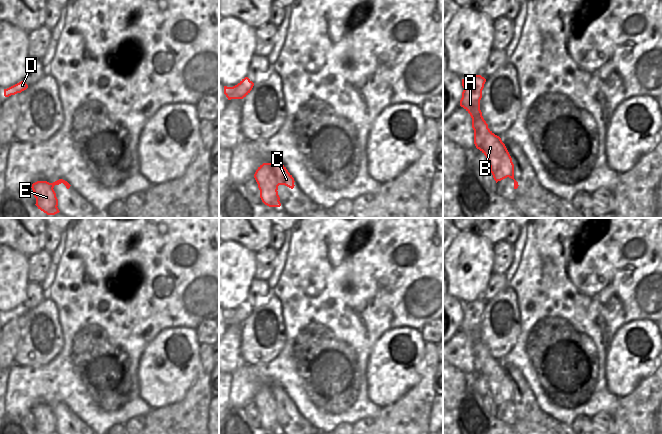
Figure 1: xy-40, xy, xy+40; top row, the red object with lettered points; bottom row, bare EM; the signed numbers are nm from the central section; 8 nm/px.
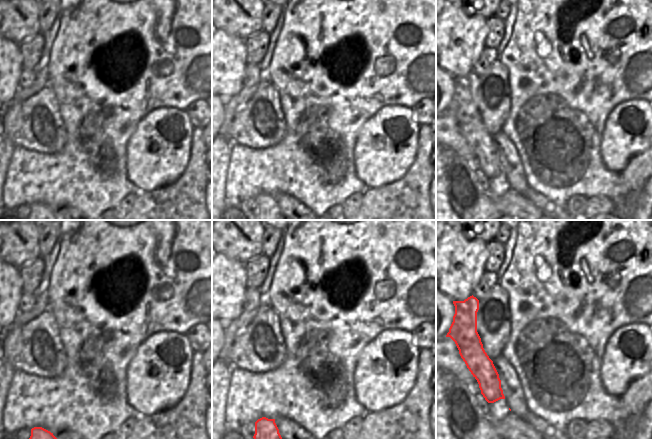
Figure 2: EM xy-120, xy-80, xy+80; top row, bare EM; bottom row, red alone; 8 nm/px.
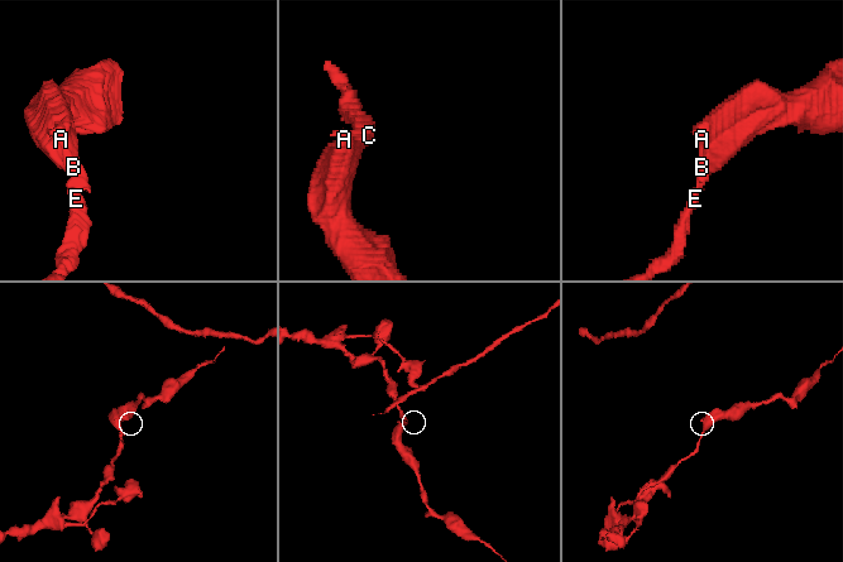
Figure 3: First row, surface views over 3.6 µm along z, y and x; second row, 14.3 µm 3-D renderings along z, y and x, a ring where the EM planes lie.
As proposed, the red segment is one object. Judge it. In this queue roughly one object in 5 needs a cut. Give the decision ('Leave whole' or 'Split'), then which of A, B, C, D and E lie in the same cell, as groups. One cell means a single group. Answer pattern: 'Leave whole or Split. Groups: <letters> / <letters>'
Leave whole. Groups: A B C D E

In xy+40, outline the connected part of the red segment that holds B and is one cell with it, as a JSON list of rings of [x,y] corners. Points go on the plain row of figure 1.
[[[475,299],[469,303],[462,303],[462,322],[460,330],[463,331],[472,342],[474,354],[474,368],[487,382],[490,395],[496,407],[507,401],[514,404],[514,413],[518,412],[518,406],[514,403],[514,388],[512,382],[502,366],[489,352],[480,334],[480,324],[486,303],[481,299]]]

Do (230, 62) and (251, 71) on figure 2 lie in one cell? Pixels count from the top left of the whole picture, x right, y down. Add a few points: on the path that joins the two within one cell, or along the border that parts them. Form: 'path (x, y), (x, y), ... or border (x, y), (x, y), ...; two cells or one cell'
border (247, 63), (244, 69), (242, 86); two cells

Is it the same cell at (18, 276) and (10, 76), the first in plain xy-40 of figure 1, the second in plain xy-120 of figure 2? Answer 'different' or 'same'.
same

